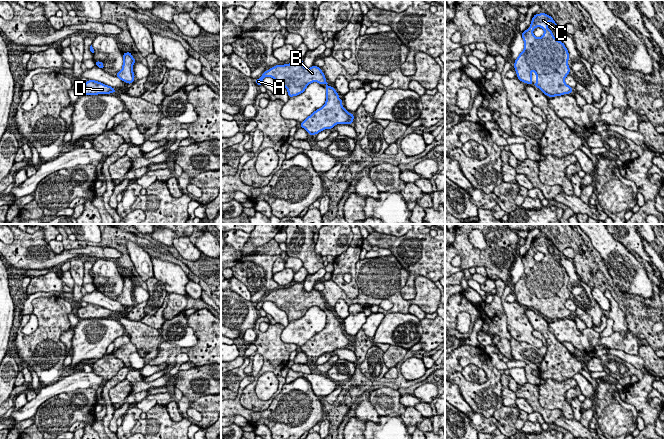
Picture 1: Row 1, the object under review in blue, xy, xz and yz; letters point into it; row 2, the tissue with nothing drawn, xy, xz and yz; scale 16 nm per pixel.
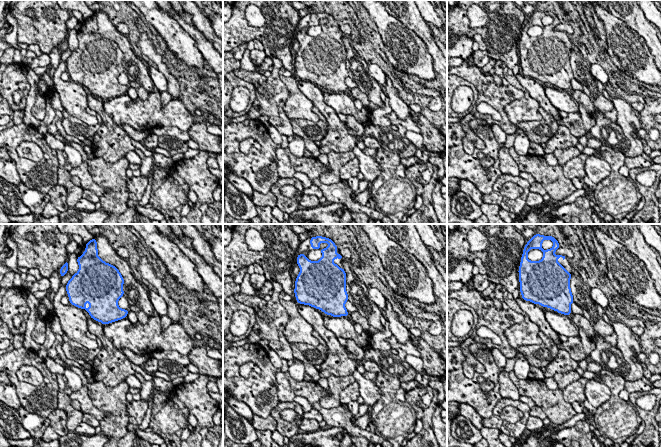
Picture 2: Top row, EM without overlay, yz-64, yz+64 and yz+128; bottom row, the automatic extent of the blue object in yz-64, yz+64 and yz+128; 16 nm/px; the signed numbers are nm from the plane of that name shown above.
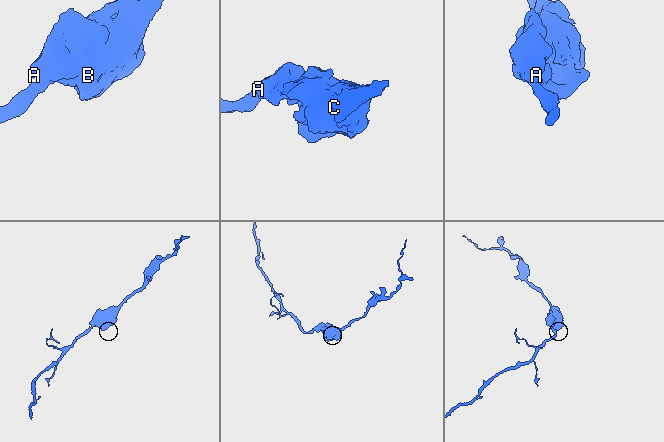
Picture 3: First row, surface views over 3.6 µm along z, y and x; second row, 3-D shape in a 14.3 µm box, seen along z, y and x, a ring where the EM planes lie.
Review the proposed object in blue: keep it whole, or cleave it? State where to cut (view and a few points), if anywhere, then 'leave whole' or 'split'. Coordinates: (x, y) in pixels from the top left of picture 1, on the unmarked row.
cut none; leave whole

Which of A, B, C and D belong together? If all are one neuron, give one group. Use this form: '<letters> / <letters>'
A B C D

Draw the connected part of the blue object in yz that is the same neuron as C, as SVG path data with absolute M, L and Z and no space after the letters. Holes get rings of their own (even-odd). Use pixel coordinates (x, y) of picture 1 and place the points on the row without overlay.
M540 237L533 240L529 252L522 256L524 273L514 286L514 293L520 305L539 312L548 321L555 321L570 318L573 313L565 307L565 302L570 296L568 289L569 276L565 268L557 264L548 252L549 246L558 251L554 243L548 238ZM537 251L544 254L544 258L539 262L533 258L533 254Z

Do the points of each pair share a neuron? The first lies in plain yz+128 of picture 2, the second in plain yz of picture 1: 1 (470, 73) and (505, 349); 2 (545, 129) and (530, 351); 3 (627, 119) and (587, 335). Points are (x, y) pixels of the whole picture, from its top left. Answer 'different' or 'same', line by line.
1: same
2: same
3: different

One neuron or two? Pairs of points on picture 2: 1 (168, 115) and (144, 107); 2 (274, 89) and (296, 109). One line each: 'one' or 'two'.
1: one
2: two

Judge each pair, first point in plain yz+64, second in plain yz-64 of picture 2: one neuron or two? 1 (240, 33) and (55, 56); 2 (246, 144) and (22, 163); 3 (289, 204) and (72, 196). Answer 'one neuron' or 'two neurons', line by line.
1: two neurons
2: two neurons
3: two neurons

